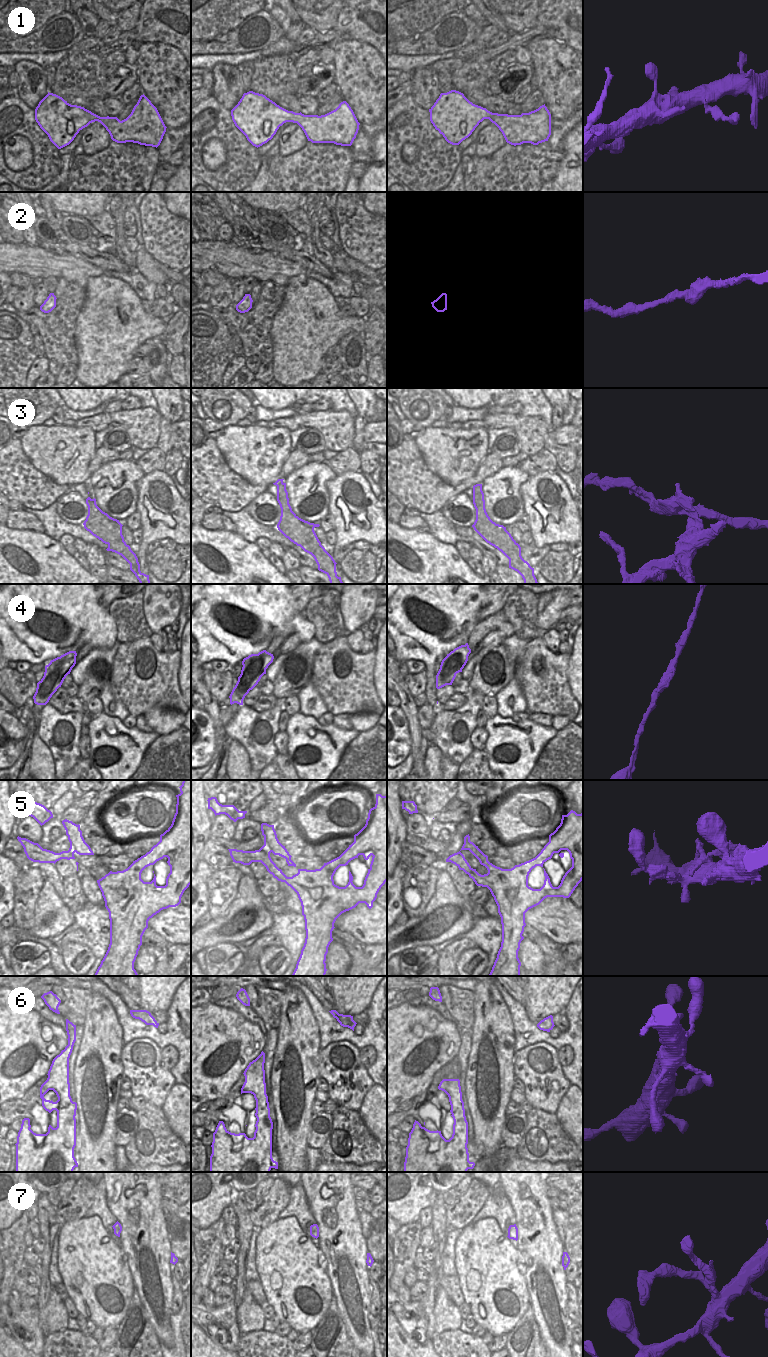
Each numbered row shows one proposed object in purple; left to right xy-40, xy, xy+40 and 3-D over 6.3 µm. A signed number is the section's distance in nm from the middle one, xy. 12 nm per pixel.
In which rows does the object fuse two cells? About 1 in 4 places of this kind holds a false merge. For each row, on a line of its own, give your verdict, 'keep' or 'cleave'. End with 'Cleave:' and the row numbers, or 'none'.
1: keep
2: keep
3: cleave
4: cleave
5: keep
6: keep
7: keep
Cleave: 3, 4

